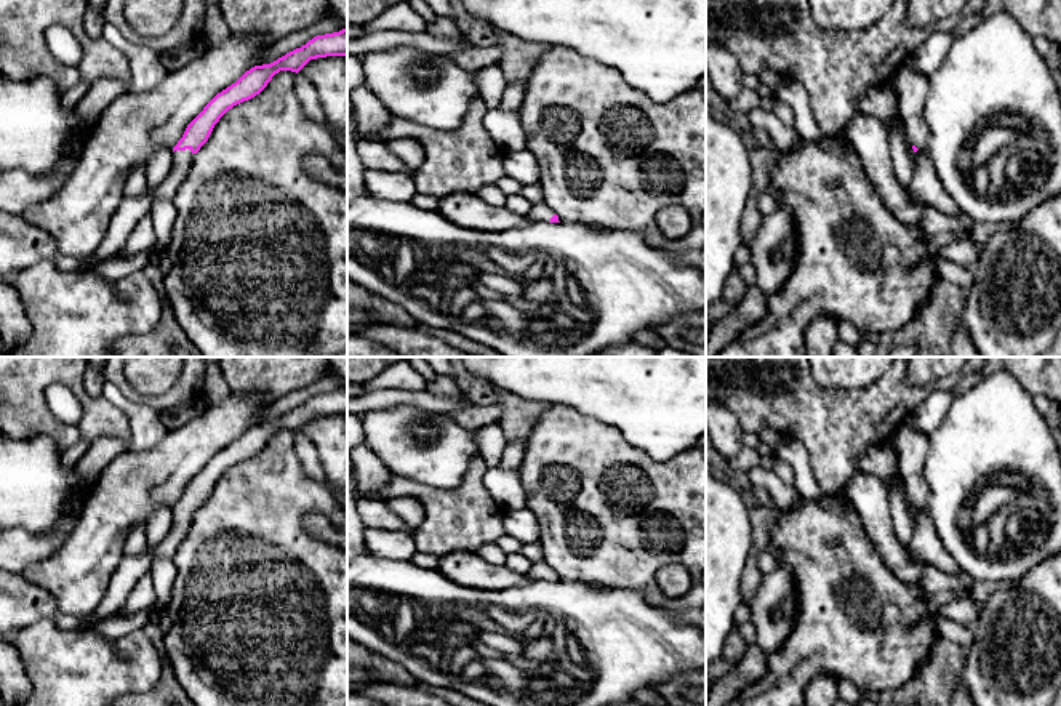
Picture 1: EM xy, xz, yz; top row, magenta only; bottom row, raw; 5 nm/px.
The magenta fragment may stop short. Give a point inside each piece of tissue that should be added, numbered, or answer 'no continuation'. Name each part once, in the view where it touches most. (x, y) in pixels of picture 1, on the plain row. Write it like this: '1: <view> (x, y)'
1: xy (181, 517)

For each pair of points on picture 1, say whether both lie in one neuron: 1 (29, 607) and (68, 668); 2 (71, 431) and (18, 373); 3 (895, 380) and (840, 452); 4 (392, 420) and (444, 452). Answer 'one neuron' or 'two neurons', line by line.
1: two neurons
2: one neuron
3: one neuron
4: one neuron

